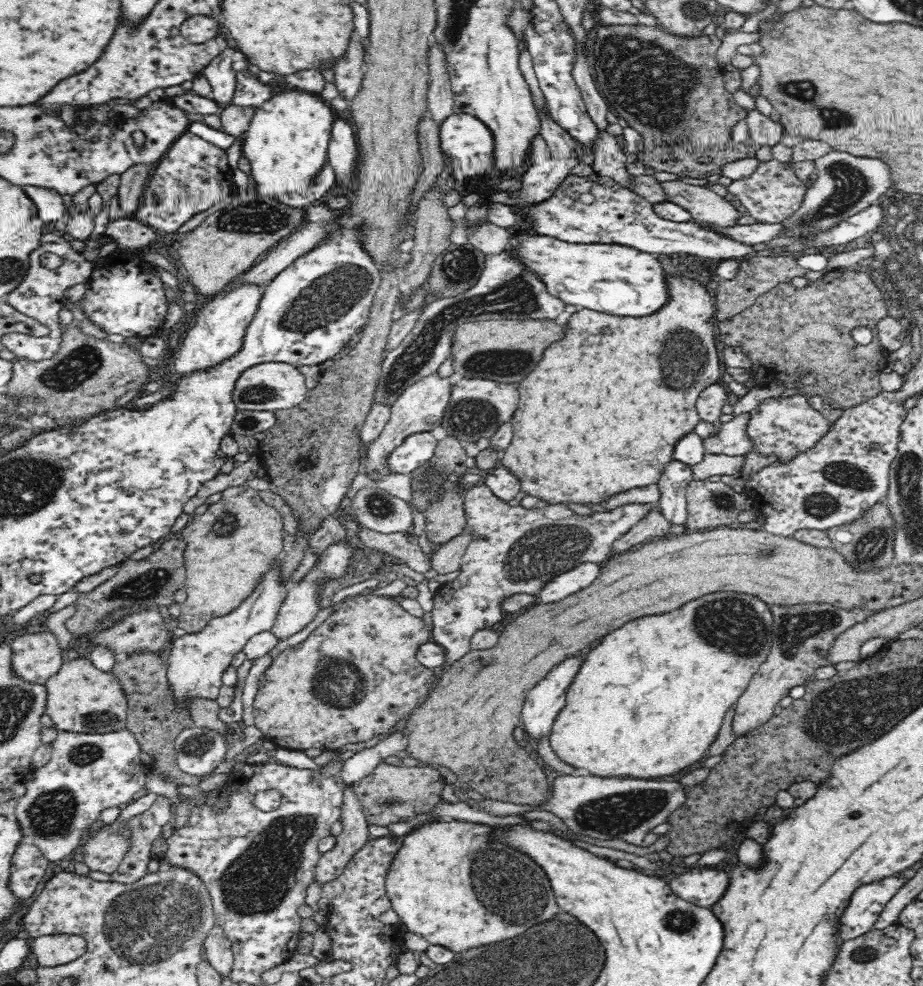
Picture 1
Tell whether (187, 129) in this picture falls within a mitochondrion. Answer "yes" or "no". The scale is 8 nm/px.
no

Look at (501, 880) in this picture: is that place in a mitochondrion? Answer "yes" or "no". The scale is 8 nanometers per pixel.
yes

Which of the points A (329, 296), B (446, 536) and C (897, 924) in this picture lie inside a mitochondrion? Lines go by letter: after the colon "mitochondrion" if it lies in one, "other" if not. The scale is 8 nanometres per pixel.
A: mitochondrion
B: other
C: other

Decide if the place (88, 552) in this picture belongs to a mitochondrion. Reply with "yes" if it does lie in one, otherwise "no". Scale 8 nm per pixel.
no

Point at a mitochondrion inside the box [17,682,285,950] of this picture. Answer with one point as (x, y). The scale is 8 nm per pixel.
(51, 813)

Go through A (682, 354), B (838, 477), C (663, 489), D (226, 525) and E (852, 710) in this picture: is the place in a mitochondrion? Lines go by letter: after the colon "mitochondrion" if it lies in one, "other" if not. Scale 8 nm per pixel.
A: mitochondrion
B: mitochondrion
C: other
D: mitochondrion
E: mitochondrion

